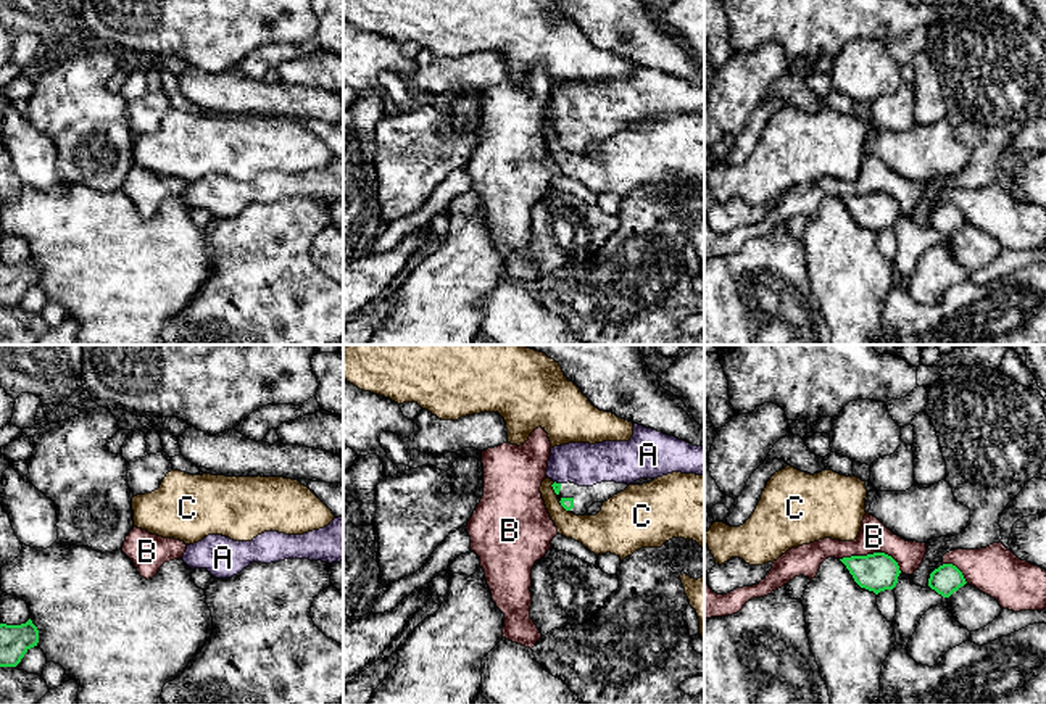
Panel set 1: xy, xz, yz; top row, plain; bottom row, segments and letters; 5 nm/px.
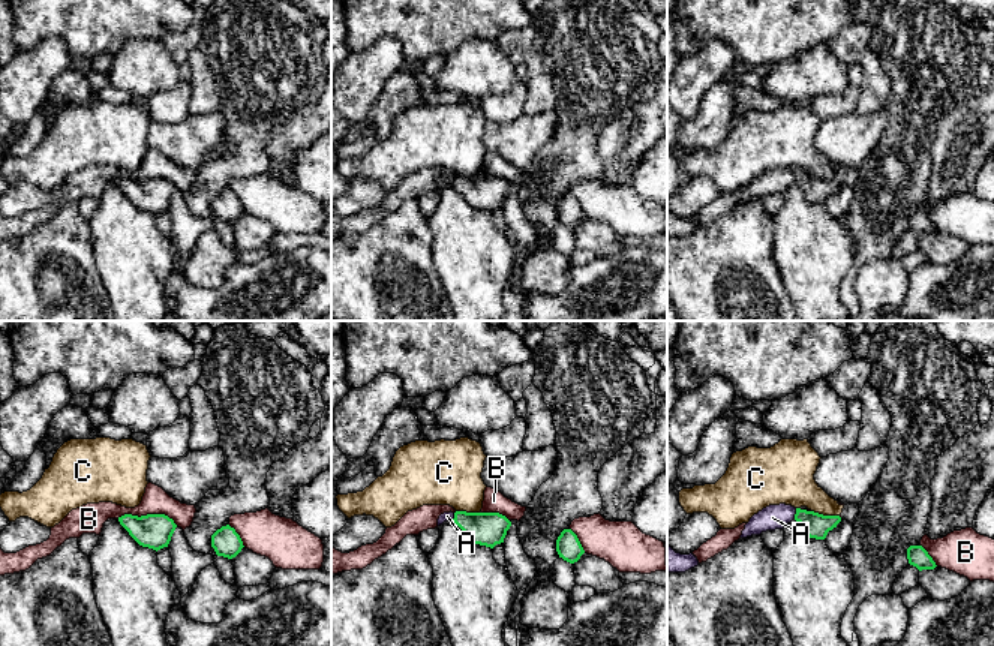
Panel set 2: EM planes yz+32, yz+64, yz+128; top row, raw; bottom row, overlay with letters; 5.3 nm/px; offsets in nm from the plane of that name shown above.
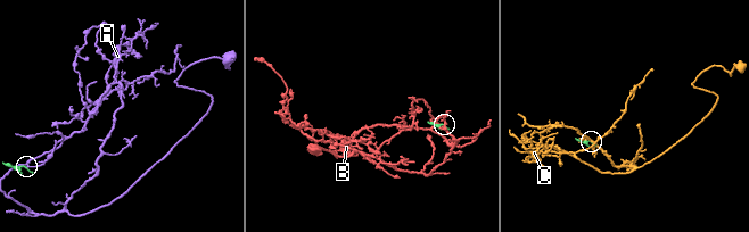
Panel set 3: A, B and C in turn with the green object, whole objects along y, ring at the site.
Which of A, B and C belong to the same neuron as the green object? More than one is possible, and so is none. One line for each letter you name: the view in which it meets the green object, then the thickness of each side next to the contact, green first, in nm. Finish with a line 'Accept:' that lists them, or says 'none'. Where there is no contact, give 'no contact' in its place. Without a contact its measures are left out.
A: contact in xz; calibres 50 and 220 nm
Accept: A

